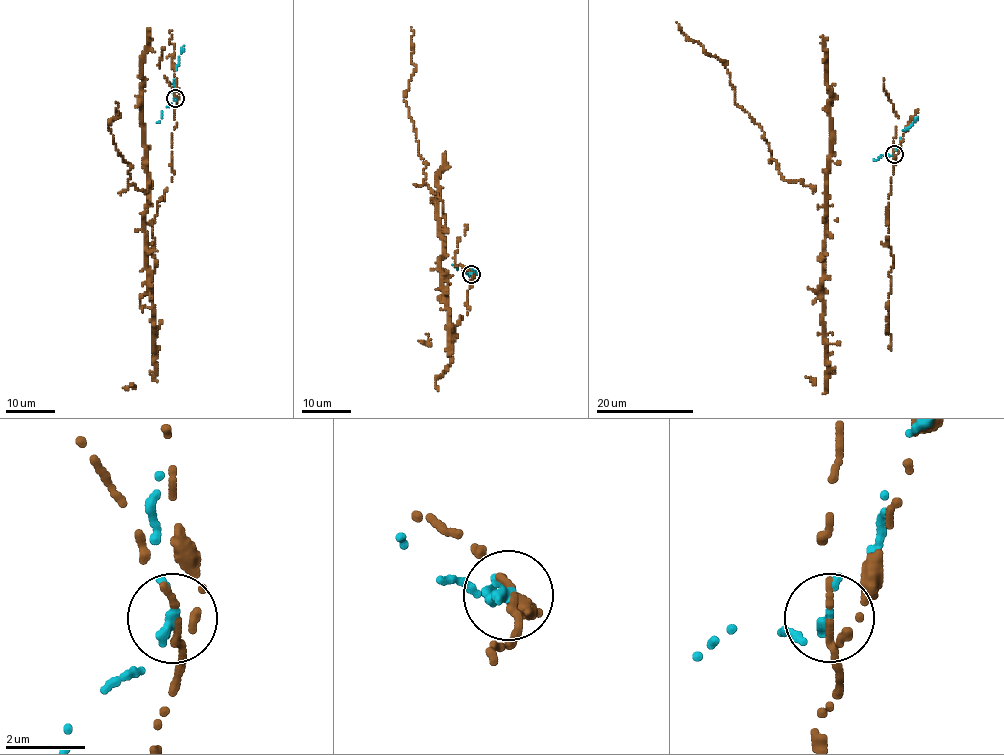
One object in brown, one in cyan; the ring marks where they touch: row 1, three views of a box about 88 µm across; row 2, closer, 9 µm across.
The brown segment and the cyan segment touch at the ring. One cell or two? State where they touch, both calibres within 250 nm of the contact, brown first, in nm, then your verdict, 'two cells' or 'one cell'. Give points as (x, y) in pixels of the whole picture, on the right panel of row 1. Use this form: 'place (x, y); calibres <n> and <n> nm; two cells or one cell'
place (894, 154); calibres 110 and 280 nm; two cells

